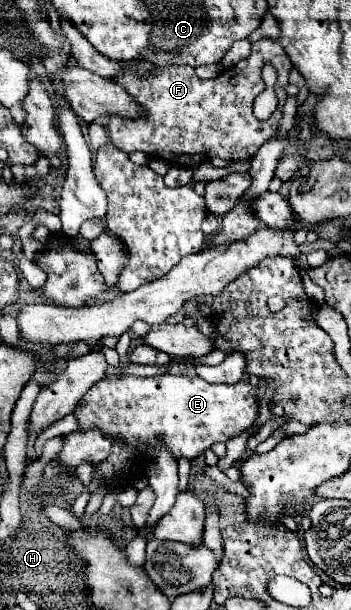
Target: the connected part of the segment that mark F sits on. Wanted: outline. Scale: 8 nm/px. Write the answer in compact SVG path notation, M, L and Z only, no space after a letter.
M259 39L257 43L253 43L251 55L247 59L239 61L235 67L223 71L215 79L199 79L195 75L195 69L187 65L159 67L155 77L125 75L115 79L127 89L127 93L135 97L135 101L145 109L147 115L135 121L111 117L111 143L125 153L143 151L181 167L195 167L197 155L203 155L205 159L221 157L227 161L251 159L259 151L259 147L275 135L281 119L281 109L277 109L267 121L259 121L251 109L253 99L265 89L265 83L261 79L261 69L265 63L271 63L277 69L277 105L285 105L285 87L289 83L287 79L291 63L283 47L279 47L279 43L271 39Z

